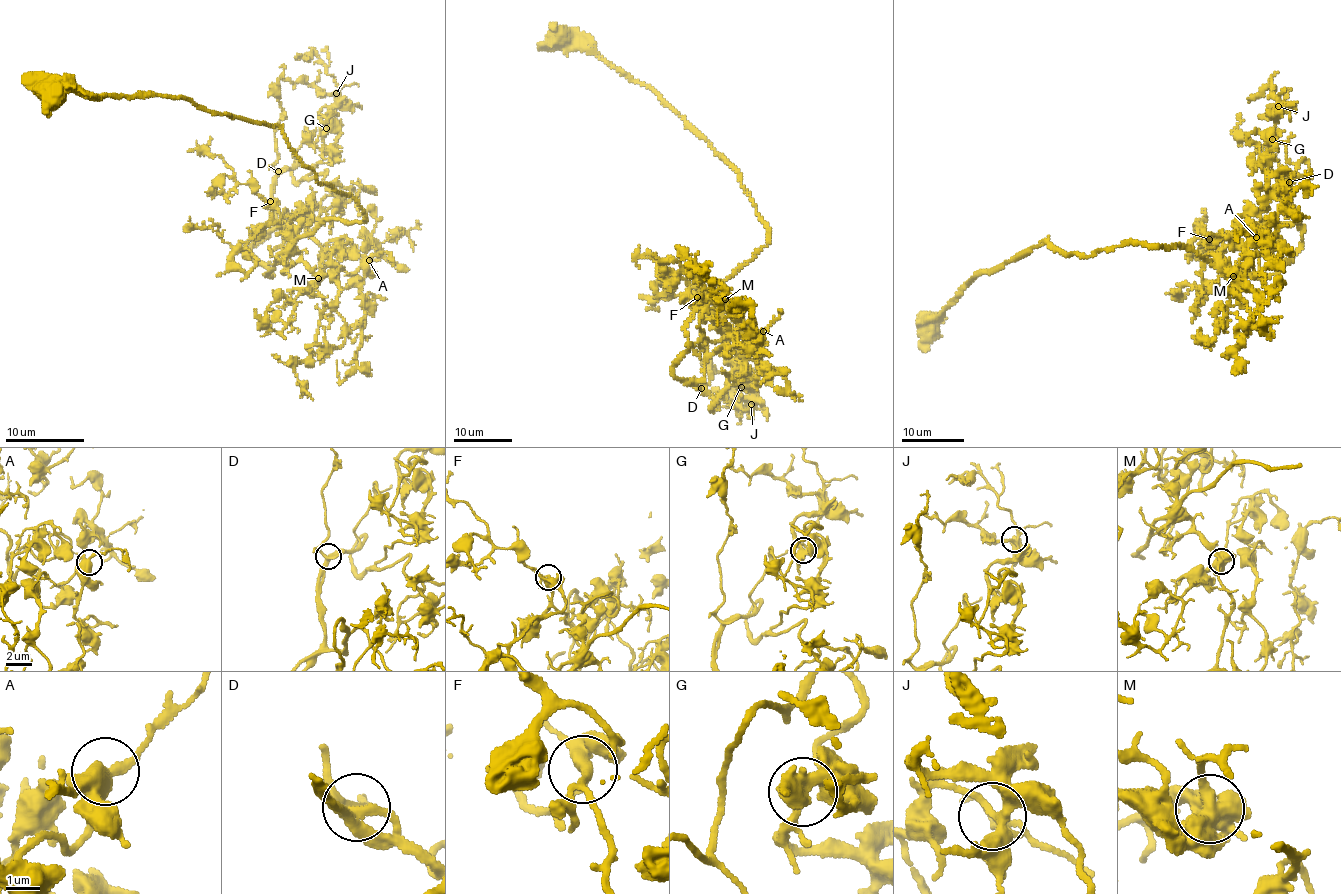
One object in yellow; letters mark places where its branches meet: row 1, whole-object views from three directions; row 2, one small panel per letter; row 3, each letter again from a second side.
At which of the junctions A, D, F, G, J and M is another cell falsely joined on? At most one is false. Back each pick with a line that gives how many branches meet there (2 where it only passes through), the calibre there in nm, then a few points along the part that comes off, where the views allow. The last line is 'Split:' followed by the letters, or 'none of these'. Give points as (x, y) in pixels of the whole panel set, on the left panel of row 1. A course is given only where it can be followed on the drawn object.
Split: none of these

